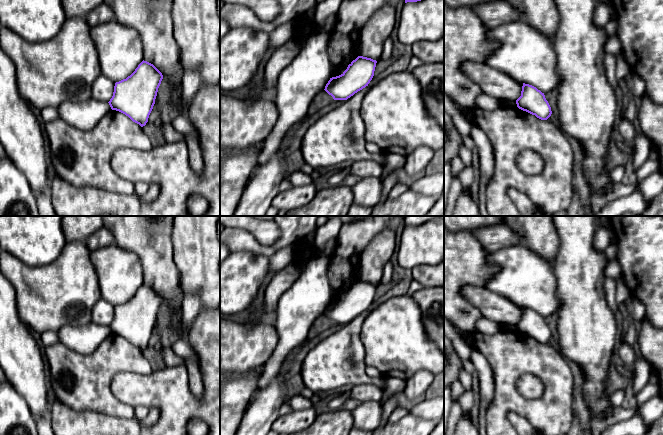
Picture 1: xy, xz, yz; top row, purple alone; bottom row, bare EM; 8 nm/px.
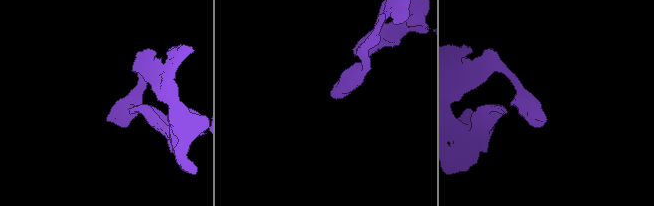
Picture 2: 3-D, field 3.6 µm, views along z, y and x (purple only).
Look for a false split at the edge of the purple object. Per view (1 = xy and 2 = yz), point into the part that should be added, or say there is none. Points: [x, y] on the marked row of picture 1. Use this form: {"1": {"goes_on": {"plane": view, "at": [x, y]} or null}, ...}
{"1": {"goes_on": null}, "2": {"goes_on": null}}

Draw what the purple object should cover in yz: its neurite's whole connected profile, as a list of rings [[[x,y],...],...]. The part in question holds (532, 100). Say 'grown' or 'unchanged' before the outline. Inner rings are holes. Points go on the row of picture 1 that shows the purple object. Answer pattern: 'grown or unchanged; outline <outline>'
unchanged; outline [[[523,83],[521,96],[516,100],[517,107],[541,120],[547,120],[551,114],[551,107],[544,93],[536,87]]]

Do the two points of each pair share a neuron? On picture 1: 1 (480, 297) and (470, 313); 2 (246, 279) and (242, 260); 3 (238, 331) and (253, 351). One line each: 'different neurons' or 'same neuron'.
1: different neurons
2: same neuron
3: same neuron

